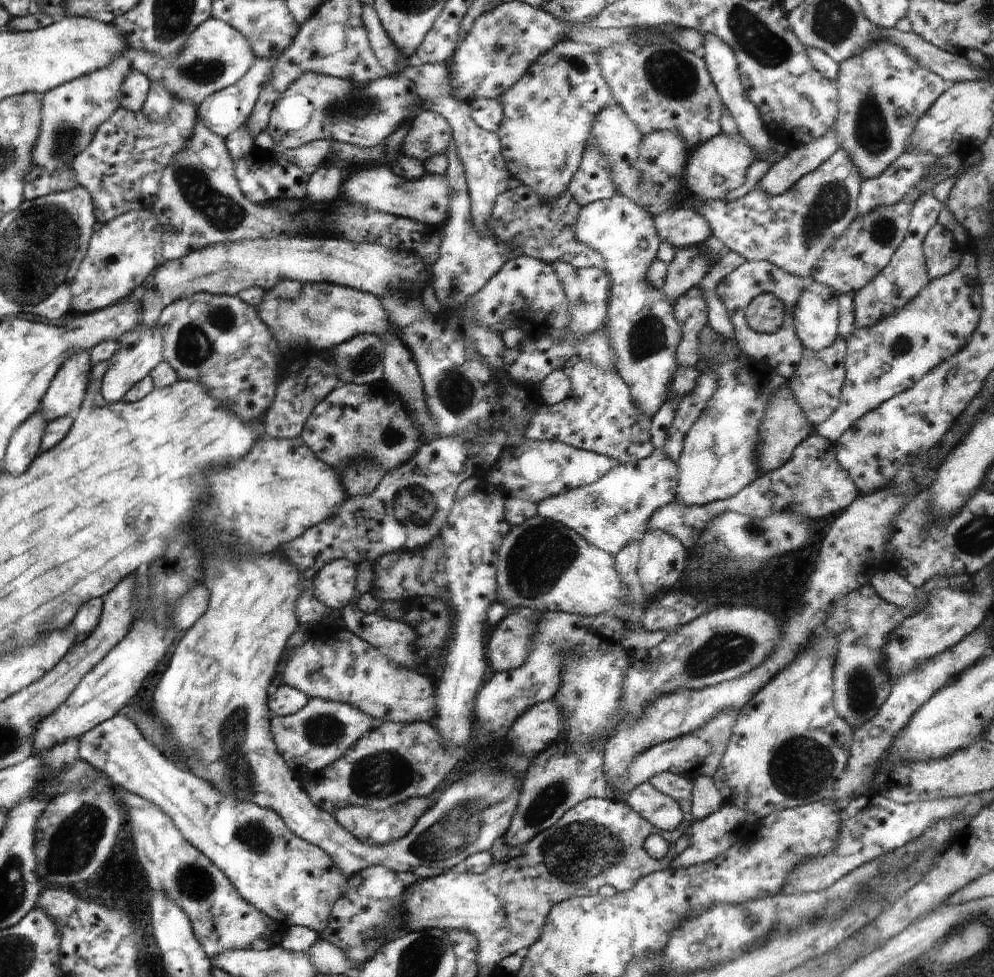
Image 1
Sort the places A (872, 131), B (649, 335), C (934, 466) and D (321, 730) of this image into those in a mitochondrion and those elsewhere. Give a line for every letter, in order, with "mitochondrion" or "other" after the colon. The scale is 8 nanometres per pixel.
A: mitochondrion
B: mitochondrion
C: other
D: mitochondrion

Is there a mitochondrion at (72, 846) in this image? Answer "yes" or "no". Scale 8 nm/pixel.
yes

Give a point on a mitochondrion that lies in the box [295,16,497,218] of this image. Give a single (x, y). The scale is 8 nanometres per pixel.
(356, 106)

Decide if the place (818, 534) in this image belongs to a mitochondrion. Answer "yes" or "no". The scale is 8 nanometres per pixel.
no

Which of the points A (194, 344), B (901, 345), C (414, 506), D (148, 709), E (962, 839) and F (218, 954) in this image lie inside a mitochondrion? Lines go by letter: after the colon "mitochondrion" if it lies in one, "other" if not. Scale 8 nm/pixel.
A: mitochondrion
B: mitochondrion
C: mitochondrion
D: other
E: other
F: other

